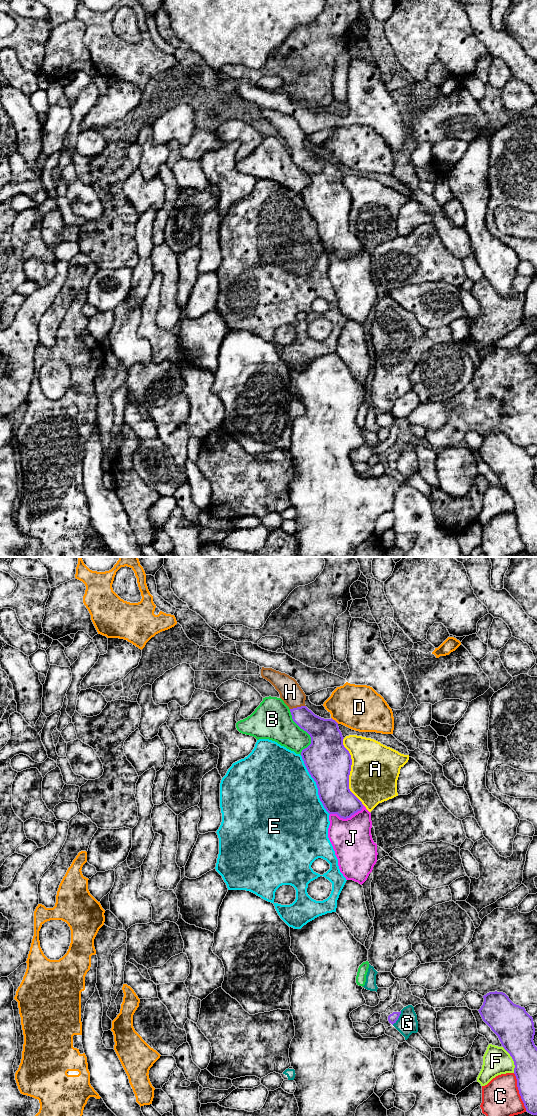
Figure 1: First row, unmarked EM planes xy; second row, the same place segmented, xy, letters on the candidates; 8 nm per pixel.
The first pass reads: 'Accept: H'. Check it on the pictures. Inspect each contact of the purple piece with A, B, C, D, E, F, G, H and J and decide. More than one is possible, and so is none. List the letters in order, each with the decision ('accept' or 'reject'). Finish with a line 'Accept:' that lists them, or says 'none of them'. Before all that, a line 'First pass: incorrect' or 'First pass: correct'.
First pass: correct
A: reject
B: reject
C: reject
D: reject
E: reject
F: reject
G: reject
H: accept
J: reject
Accept: H

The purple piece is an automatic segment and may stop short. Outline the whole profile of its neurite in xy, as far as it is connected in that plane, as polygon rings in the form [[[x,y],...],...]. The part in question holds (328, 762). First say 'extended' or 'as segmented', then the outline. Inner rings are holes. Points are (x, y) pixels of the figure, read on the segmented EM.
extended; [[[264,667],[261,669],[261,676],[275,687],[280,698],[289,707],[293,721],[311,737],[311,744],[302,750],[301,756],[309,774],[316,782],[320,801],[326,811],[329,814],[337,814],[343,819],[350,818],[361,811],[362,802],[349,789],[352,759],[349,751],[343,745],[344,738],[338,723],[332,718],[321,718],[306,707],[306,695],[294,678],[272,668]]]

